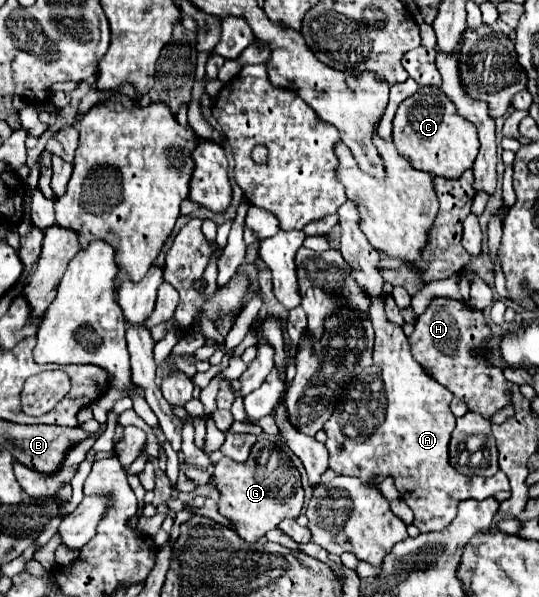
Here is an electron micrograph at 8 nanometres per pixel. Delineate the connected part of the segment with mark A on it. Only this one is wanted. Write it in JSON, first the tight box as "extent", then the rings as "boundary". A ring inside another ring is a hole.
{"extent":[324,199,508,533],"boundary":[[[348,199],[342,203],[342,207],[338,207],[338,215],[342,229],[340,253],[350,265],[350,275],[370,299],[368,311],[376,331],[376,345],[374,365],[360,373],[350,387],[346,387],[344,399],[336,405],[334,415],[324,423],[324,431],[328,435],[326,449],[330,453],[330,469],[338,475],[360,477],[362,481],[372,477],[384,479],[386,475],[394,477],[400,497],[414,511],[414,525],[422,533],[444,531],[454,519],[456,505],[462,499],[486,499],[498,491],[508,491],[508,479],[502,475],[502,471],[498,471],[494,477],[466,477],[450,467],[448,441],[456,427],[454,415],[450,411],[450,401],[454,395],[426,375],[422,365],[412,357],[402,327],[388,321],[382,297],[384,279],[378,267],[380,255],[374,251],[374,247],[370,247],[360,229],[362,219],[356,203]],[[338,417],[352,425],[356,437],[344,433],[342,421],[338,421]]]}

